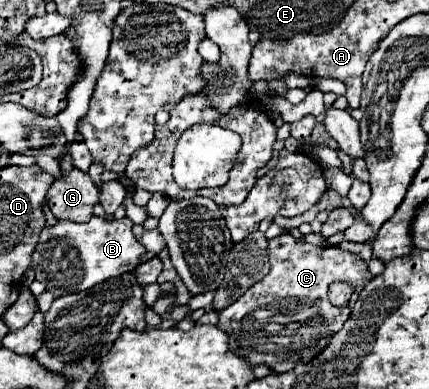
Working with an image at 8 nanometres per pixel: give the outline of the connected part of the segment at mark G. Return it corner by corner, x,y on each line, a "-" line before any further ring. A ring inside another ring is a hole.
73,169
53,181
47,193
47,205
57,219
87,221
93,215
93,205
99,201
97,185
89,173

